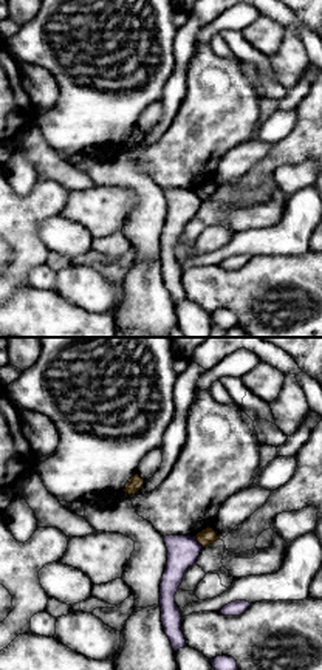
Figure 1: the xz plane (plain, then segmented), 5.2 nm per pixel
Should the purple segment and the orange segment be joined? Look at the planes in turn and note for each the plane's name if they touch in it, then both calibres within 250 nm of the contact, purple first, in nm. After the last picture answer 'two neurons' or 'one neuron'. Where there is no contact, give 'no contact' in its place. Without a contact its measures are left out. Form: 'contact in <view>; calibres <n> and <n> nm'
contact in xz; calibres 160 and 90 nm

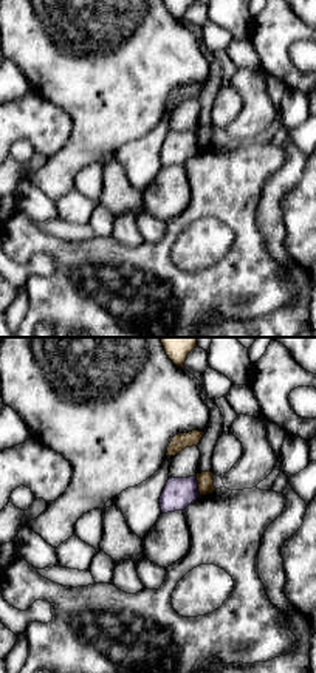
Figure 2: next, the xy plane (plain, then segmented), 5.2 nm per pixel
contact in xy; calibres 160 and 80 nm

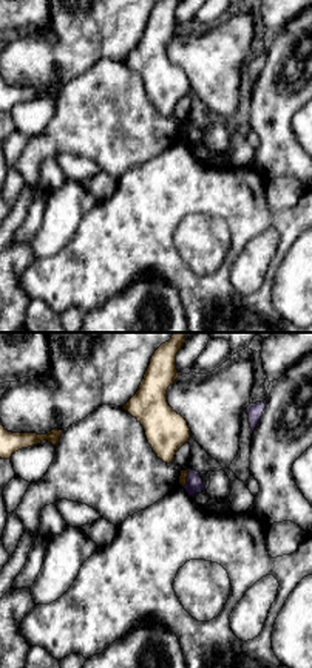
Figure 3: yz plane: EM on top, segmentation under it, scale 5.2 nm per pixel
contact in yz; calibres 90 and 50 nm

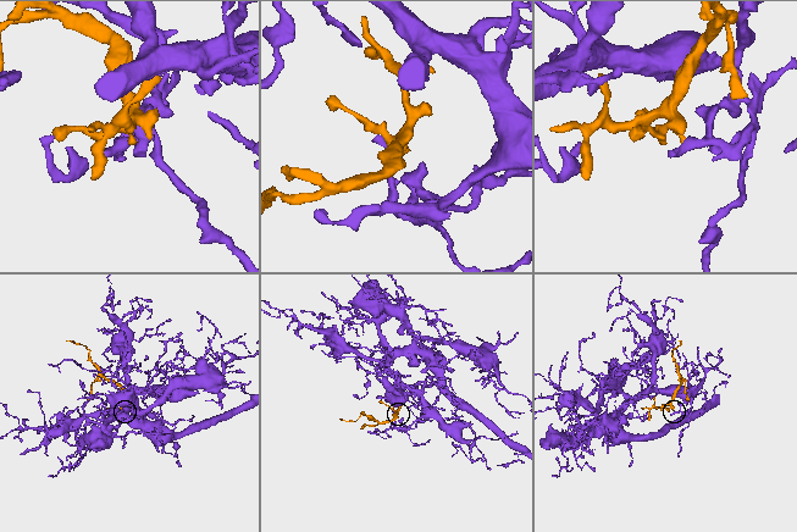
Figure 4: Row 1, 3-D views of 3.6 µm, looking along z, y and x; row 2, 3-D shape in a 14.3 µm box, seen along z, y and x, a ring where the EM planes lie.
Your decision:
two neurons

